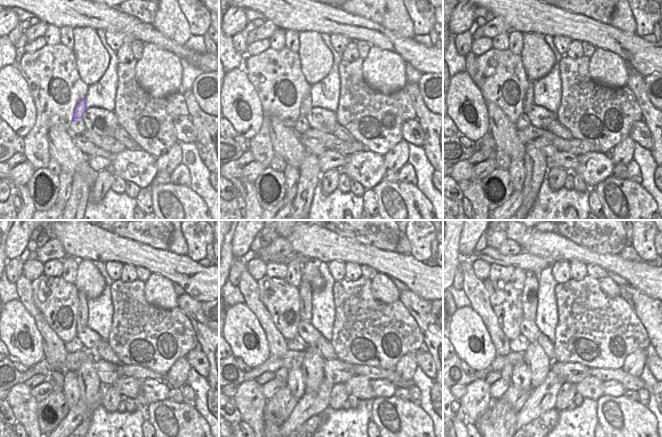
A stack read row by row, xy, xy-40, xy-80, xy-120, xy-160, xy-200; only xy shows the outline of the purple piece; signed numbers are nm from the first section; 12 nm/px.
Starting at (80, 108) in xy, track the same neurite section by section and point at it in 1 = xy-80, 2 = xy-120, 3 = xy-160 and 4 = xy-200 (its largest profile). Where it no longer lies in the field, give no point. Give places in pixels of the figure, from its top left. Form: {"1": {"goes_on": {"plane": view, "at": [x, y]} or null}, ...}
{"1": {"goes_on": {"plane": "xy-80", "at": [529, 96]}}, "2": {"goes_on": {"plane": "xy-120", "at": [82, 317]}}, "3": {"goes_on": {"plane": "xy-160", "at": [305, 290]}}, "4": {"goes_on": {"plane": "xy-200", "at": [529, 293]}}}

